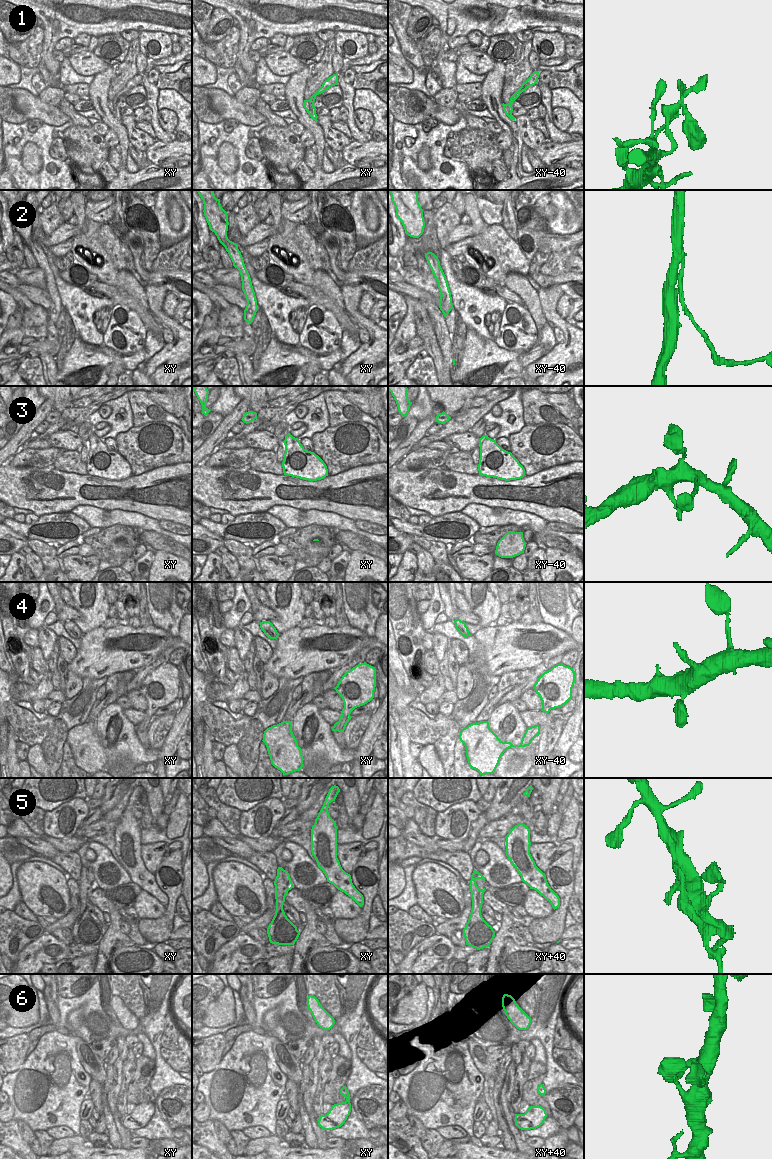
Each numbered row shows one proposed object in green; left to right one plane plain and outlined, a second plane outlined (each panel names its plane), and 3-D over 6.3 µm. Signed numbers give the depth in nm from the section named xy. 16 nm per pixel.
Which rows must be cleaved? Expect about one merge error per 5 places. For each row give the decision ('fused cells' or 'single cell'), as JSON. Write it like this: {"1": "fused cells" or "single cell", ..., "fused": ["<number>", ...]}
{"1": "single cell", "2": "single cell", "3": "single cell", "4": "single cell", "5": "fused cells", "6": "single cell", "fused": ["5"]}

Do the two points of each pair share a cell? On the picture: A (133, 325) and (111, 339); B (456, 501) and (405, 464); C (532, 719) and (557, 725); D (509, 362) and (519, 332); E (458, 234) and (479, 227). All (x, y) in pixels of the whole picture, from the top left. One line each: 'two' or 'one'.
A: one
B: two
C: two
D: two
E: one

